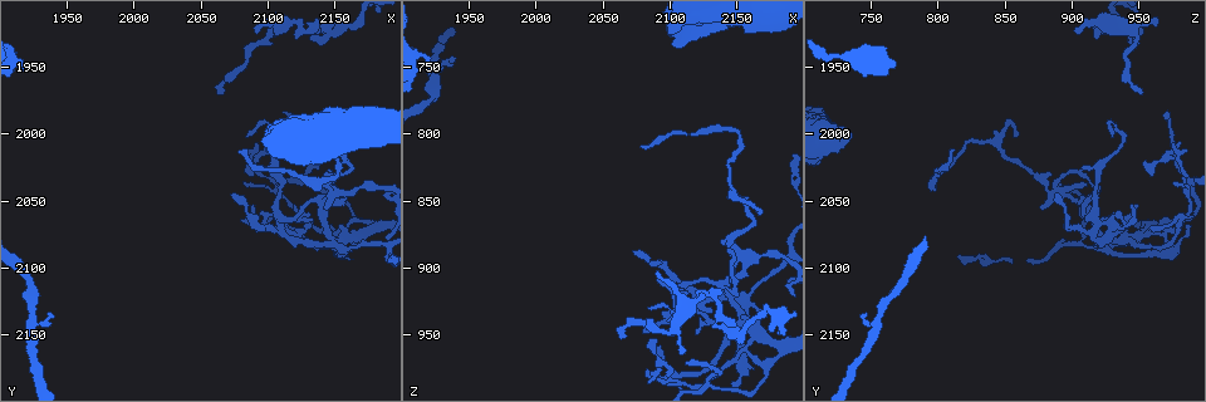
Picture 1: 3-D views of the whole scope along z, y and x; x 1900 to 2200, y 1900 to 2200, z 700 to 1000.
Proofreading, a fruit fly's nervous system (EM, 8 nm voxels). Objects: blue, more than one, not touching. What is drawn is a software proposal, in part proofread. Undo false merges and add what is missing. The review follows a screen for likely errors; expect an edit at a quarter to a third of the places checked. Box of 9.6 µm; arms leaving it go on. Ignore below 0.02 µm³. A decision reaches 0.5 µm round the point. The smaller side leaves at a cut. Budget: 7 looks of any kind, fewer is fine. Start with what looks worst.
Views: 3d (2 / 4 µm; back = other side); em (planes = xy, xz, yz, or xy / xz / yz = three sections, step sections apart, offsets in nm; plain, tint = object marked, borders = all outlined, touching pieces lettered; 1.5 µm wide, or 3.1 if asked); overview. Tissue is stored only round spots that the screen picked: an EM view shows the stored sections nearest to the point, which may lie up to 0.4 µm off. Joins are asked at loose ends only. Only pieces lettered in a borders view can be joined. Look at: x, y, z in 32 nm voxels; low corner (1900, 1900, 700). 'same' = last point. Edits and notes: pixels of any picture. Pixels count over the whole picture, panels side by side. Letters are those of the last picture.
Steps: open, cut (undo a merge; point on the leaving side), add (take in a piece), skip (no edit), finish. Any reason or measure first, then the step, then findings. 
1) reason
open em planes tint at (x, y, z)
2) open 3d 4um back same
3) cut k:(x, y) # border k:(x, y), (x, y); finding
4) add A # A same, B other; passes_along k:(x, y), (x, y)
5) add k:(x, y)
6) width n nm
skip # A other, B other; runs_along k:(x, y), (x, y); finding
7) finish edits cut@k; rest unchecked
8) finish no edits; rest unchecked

arms part here
open em planes tint at (2146, 2076, 922)

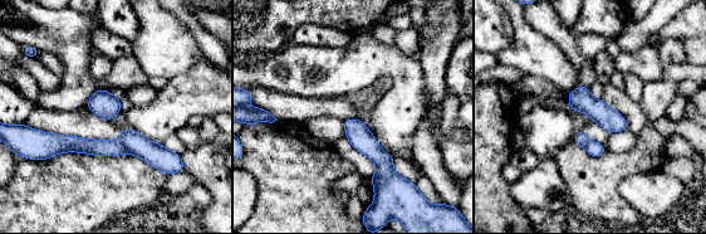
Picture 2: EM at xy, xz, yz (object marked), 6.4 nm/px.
open em planes borders same

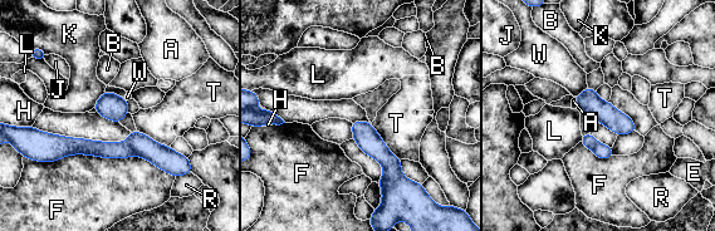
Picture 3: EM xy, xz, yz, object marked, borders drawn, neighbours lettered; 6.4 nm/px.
cut 3:(163, 157) # A other, B other, E other, F other, H other, J other, K other, L other, R other, T other, W other; border 3:(122, 143), (138, 155); a second neuron is stuck on

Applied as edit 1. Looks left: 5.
see it whole again
open overview

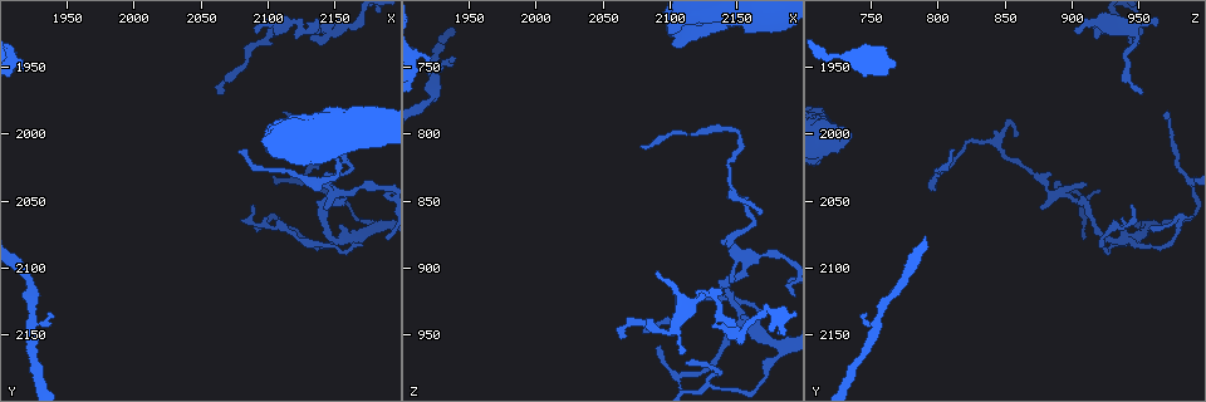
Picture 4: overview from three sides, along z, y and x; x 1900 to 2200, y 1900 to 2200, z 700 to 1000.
branch stops here
open em xy step 4 tint at (2080, 2012, 812)

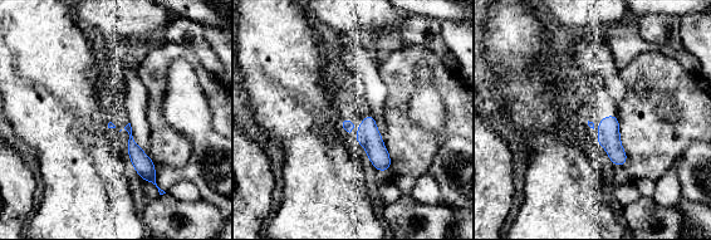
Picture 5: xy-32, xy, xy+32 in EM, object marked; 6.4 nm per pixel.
cut it another way
open em planes borders same

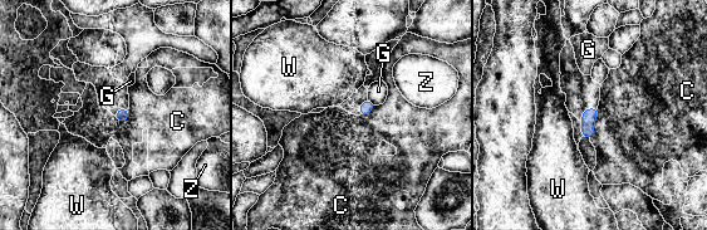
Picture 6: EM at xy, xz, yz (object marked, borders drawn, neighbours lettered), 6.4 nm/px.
longest_contact C 220 nm
add G # C other, G same, W other, Z other; the neuron continues

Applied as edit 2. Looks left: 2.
finish edits cut@3, add@6; rest unchecked

